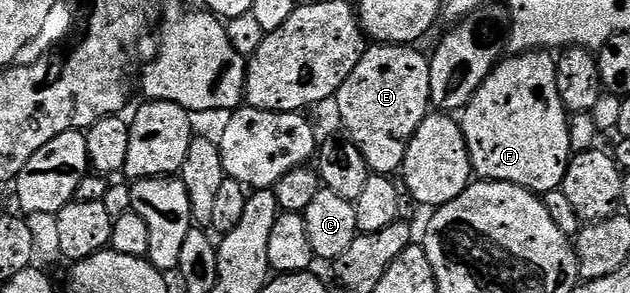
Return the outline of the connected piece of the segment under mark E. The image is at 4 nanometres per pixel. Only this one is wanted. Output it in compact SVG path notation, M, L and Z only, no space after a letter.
M373 44L366 49L365 54L355 64L355 72L343 80L335 95L337 102L337 114L345 125L344 133L363 152L363 160L367 160L370 171L373 174L393 176L400 171L407 144L411 144L411 136L423 124L423 120L431 113L431 68L429 58L417 51L416 45L387 46L384 44Z

